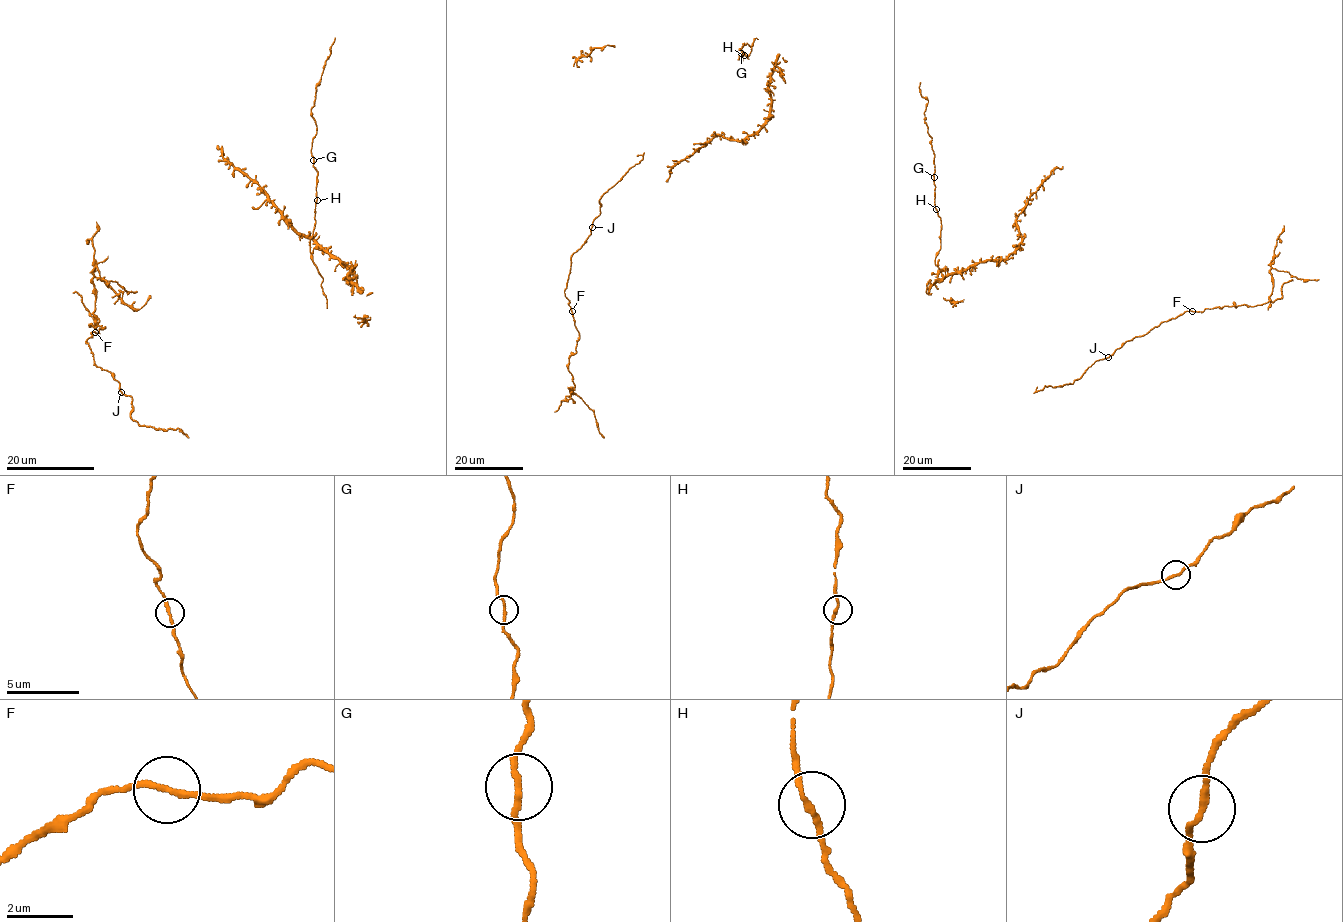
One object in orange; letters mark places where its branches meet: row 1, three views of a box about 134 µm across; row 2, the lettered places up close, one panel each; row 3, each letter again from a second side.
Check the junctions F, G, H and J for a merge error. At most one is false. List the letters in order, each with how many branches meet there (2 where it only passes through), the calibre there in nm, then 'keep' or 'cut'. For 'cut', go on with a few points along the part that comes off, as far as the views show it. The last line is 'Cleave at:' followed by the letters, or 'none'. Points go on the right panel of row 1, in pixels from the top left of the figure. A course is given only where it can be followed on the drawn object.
F: 2 | 180 nm | cut | (1192, 311), (1268, 302), (1272, 291), (1271, 268), (1286, 271), (1299, 279), (1318, 279)
G: 2 | 180 nm | keep
H: 2 | 180 nm | keep
J: 2 | 180 nm | keep
Cleave at: F

